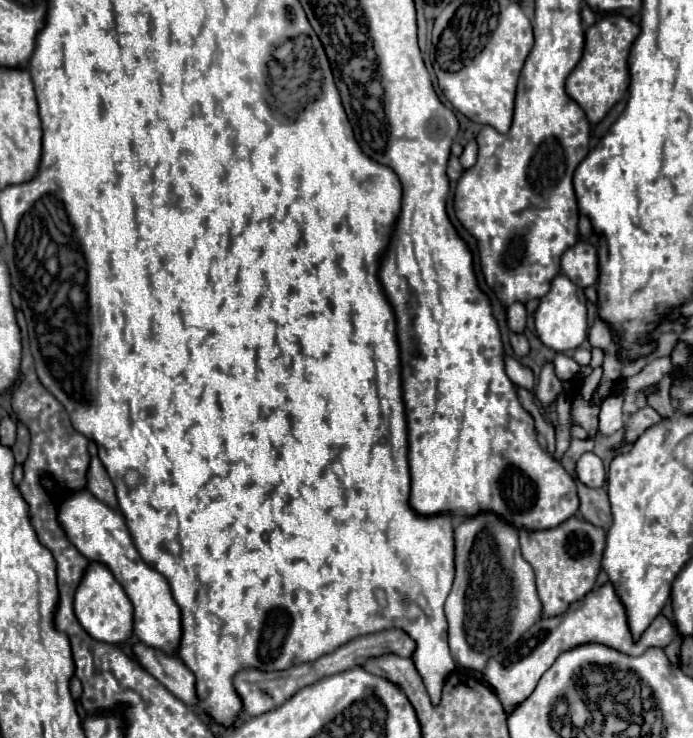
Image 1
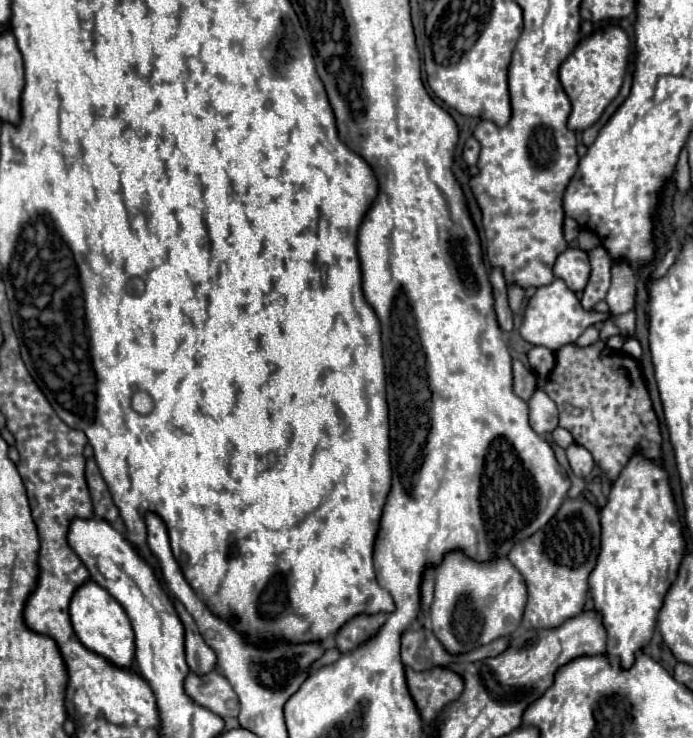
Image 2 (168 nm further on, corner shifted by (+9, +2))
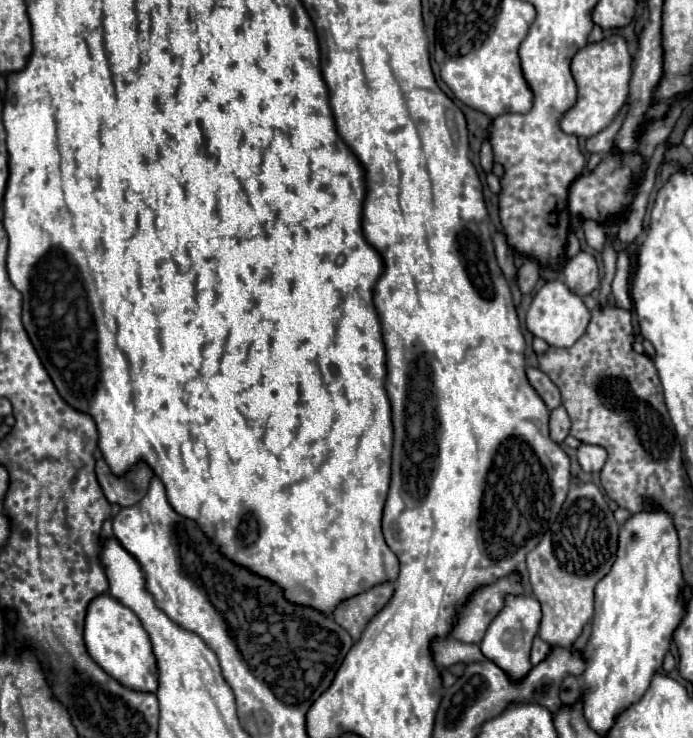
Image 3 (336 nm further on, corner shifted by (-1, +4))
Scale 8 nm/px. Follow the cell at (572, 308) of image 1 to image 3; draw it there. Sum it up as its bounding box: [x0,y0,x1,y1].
[527,280,591,346]

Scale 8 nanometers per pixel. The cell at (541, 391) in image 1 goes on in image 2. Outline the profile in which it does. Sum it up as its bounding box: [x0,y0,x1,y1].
[527,378,557,436]

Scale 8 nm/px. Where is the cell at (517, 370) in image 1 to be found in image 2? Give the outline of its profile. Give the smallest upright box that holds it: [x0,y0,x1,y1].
[513,360,537,402]

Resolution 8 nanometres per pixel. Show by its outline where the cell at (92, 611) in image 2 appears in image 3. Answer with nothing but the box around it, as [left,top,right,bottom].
[85,594,157,692]

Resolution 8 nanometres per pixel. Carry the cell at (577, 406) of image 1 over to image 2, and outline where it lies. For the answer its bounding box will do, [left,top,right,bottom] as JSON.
[543,340,663,484]

